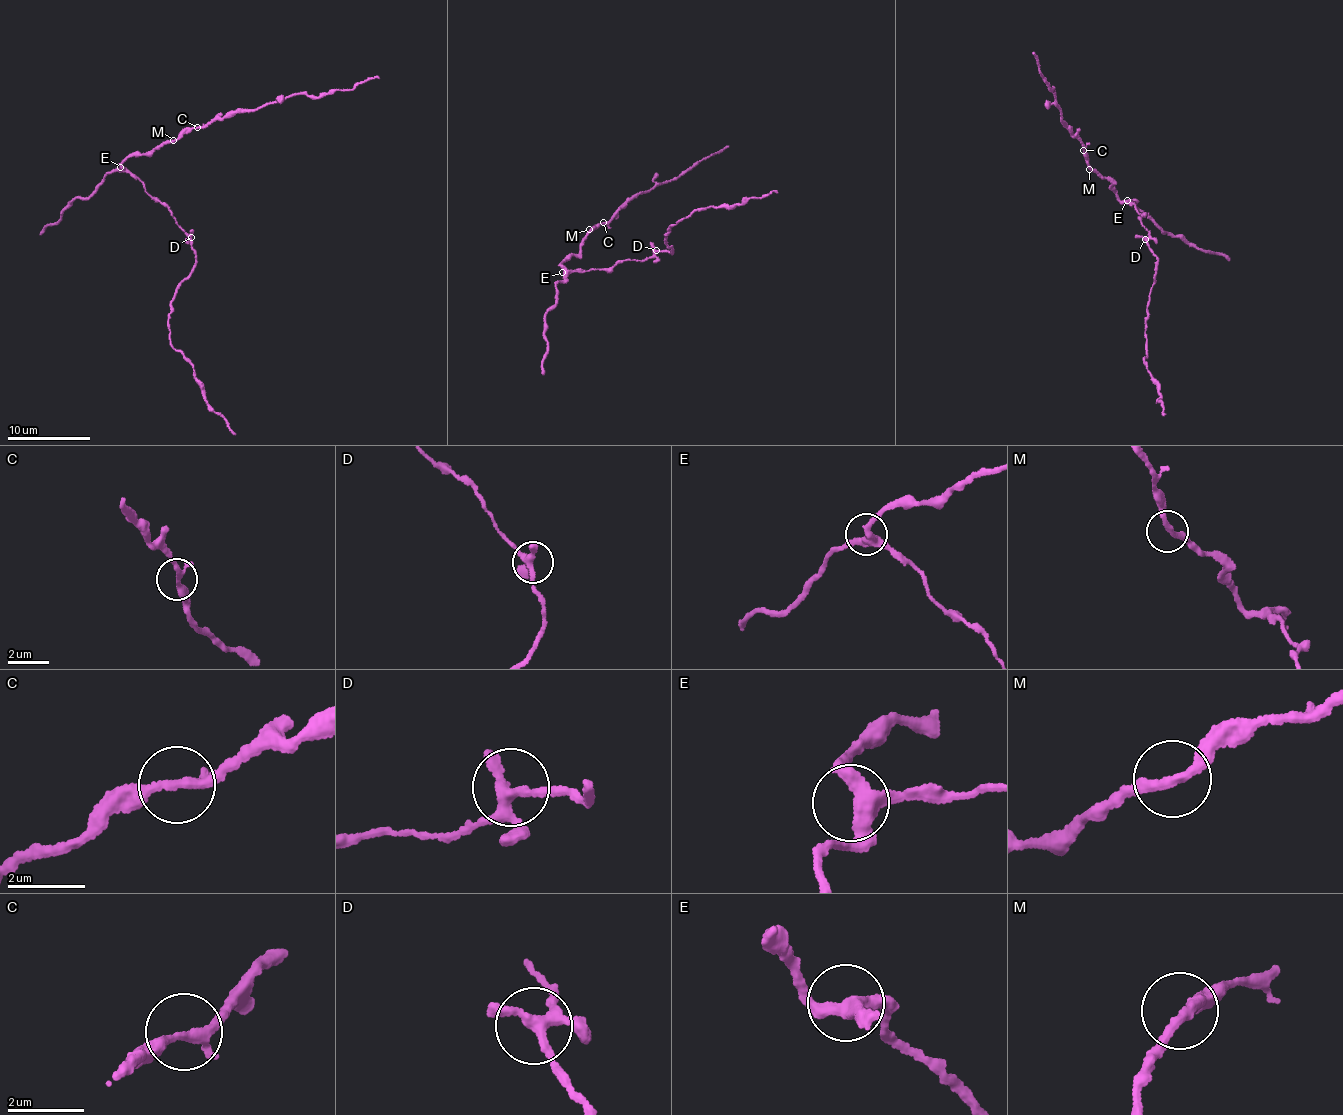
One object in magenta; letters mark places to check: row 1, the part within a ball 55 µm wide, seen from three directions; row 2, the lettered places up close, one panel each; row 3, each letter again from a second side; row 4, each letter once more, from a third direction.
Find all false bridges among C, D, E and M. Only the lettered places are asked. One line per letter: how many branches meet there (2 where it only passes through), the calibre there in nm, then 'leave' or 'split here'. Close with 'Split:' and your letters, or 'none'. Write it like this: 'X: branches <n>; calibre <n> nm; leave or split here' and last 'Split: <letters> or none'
C: branches 3; calibre 200 nm; leave
D: branches 4; calibre 280 nm; leave
E: branches 3; calibre 360 nm; leave
M: branches 2; calibre 240 nm; leave
Split: none

